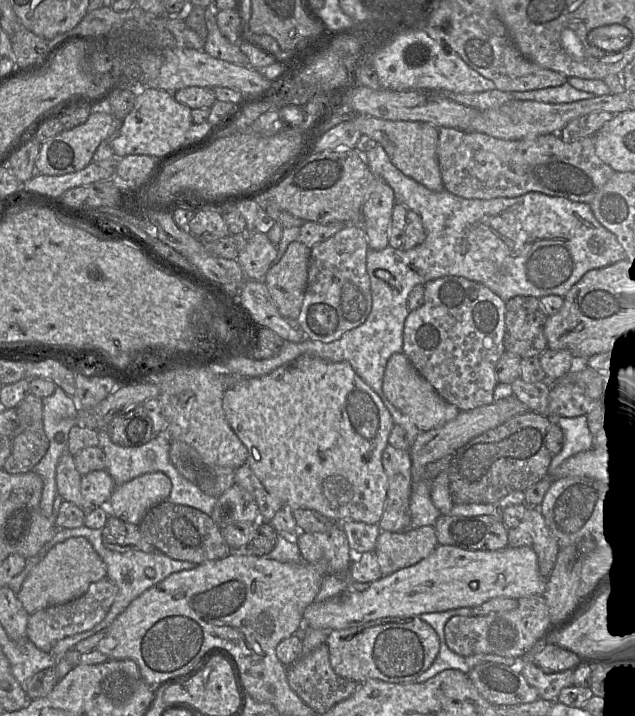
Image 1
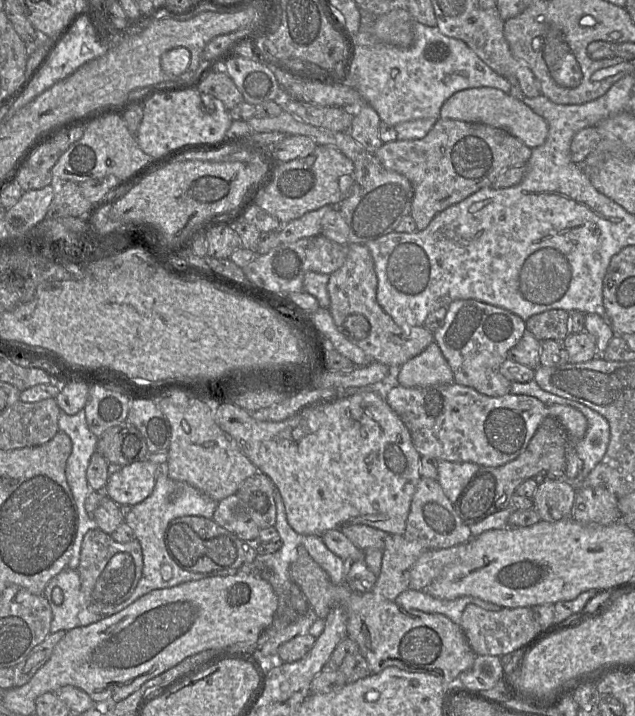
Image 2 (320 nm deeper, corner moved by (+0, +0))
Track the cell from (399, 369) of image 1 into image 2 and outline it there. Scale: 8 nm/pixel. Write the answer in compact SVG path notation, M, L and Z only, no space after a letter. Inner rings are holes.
M433 342L399 367L397 380L407 388L454 383L453 372L439 346Z

